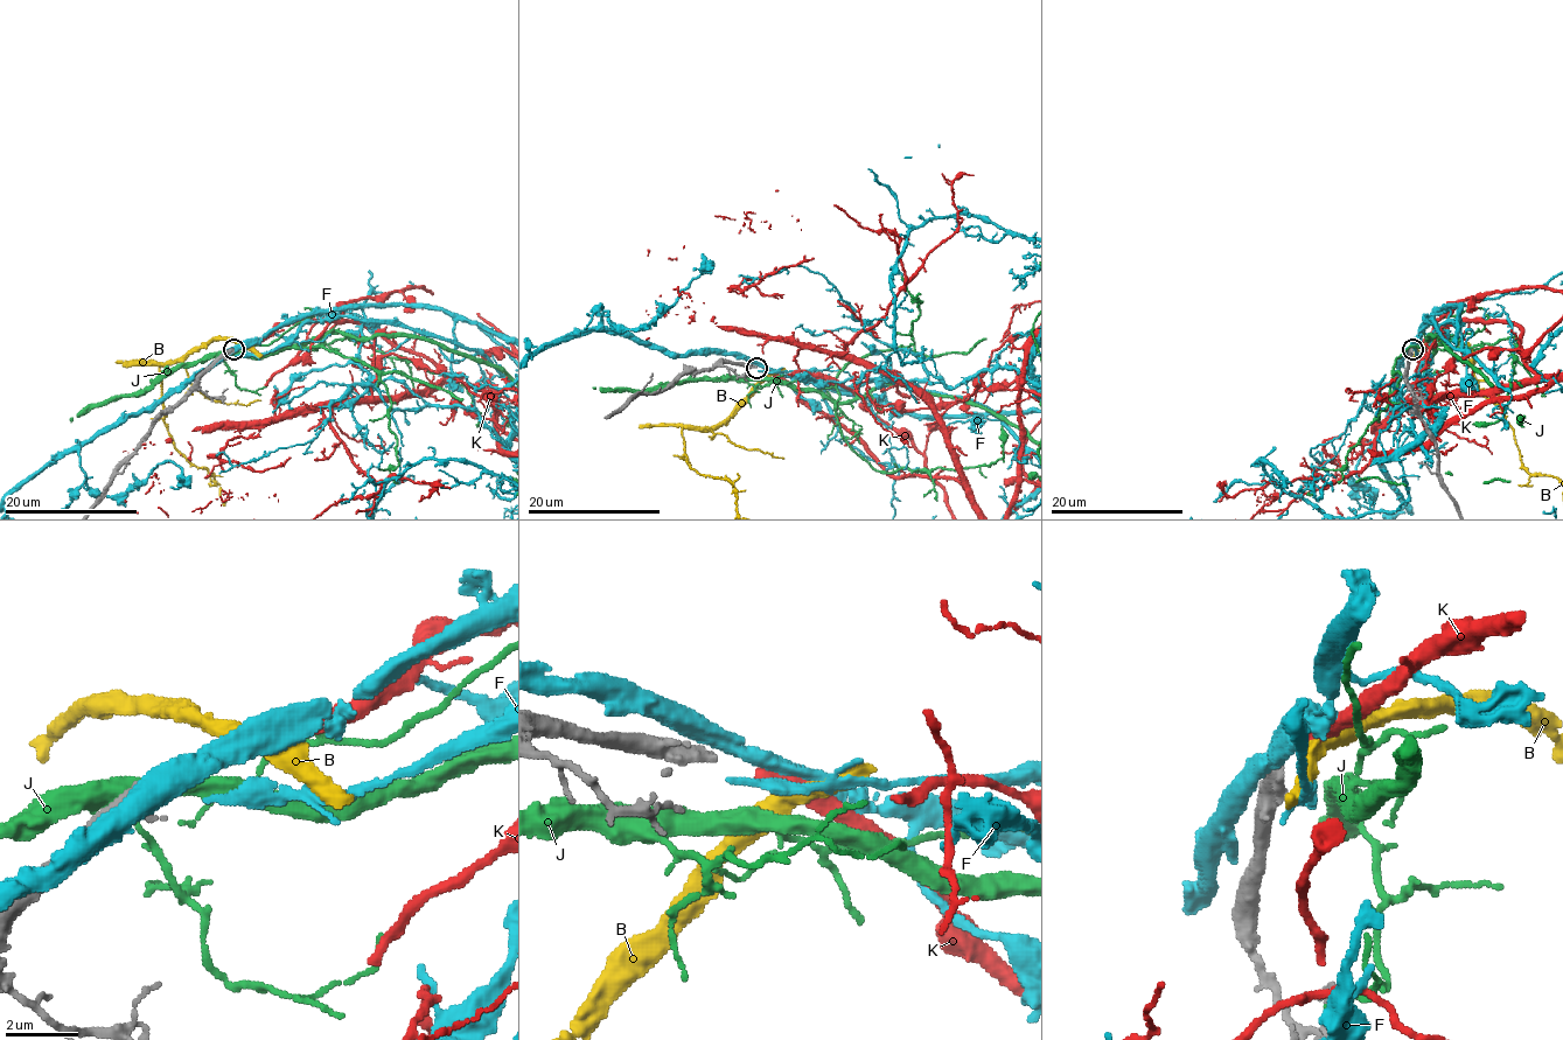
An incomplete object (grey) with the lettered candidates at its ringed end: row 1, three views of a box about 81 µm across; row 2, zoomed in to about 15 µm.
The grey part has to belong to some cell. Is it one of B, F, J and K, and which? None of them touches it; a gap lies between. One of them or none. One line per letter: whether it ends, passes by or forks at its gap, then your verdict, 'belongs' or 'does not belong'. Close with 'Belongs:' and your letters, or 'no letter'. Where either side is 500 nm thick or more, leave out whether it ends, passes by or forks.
B: it passes by; does not belong
F: does not belong
J: it passes by; does not belong
K: it ends there; belongs
Belongs: K

